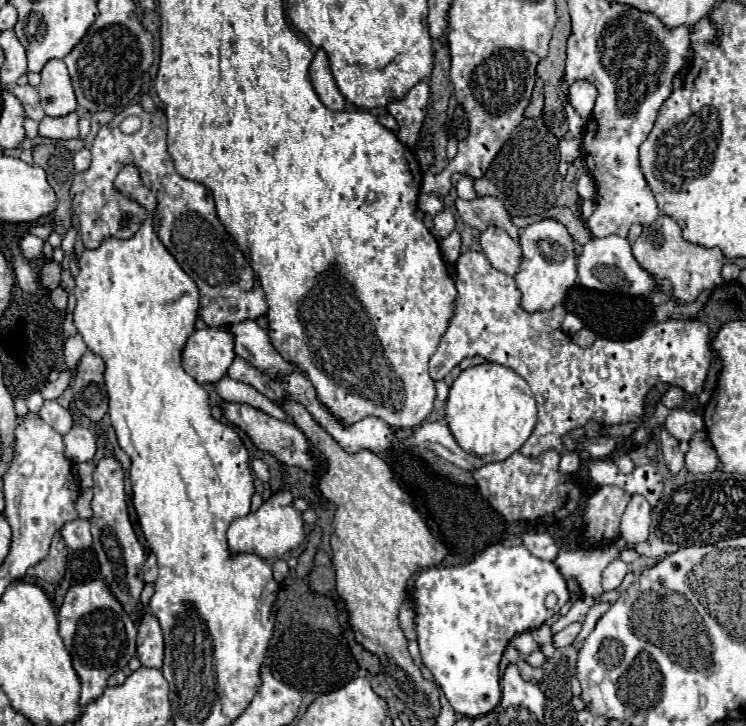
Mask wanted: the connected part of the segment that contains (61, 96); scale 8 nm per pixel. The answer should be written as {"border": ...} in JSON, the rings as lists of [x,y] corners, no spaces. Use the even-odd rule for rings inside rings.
{"border":[[[50,59],[42,73],[42,81],[38,85],[40,91],[40,103],[46,115],[60,117],[76,111],[76,97],[72,89],[72,81],[68,75],[68,69],[62,59]]]}

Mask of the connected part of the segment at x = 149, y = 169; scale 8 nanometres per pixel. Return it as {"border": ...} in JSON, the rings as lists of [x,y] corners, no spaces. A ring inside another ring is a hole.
{"border":[[[140,103],[128,105],[98,131],[90,151],[92,163],[88,171],[76,173],[72,181],[72,209],[80,221],[80,237],[86,249],[100,247],[100,243],[108,237],[130,239],[140,228],[146,211],[124,193],[118,193],[114,187],[118,171],[124,165],[134,165],[140,171],[142,183],[156,197],[156,235],[160,237],[162,245],[170,251],[170,255],[178,261],[178,265],[198,285],[200,295],[212,299],[208,305],[200,307],[200,319],[208,327],[222,327],[246,319],[256,321],[268,311],[262,285],[256,279],[248,259],[238,249],[236,241],[226,233],[224,225],[220,223],[210,191],[202,183],[184,179],[176,173],[174,163],[166,151],[166,115],[162,109],[148,113]],[[130,115],[140,117],[142,127],[132,135],[124,135],[120,131],[120,123]],[[126,213],[130,219],[127,226],[122,226],[122,217]],[[238,261],[246,261],[246,267],[238,267]]]}

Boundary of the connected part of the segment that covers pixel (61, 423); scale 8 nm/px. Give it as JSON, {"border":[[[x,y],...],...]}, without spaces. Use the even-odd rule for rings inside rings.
{"border":[[[44,401],[44,405],[42,405],[42,409],[40,409],[38,415],[40,415],[40,419],[44,419],[54,431],[58,431],[60,435],[66,435],[66,433],[72,429],[72,425],[74,425],[70,411],[64,409],[64,407],[60,407],[56,401]]]}

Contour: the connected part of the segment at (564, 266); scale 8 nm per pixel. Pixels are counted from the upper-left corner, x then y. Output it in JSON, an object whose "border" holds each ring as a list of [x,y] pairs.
{"border":[[[544,219],[540,223],[528,225],[522,231],[520,245],[524,251],[524,263],[514,279],[522,291],[522,307],[526,311],[548,311],[560,305],[566,291],[576,281],[576,253],[572,235],[560,221]]]}

